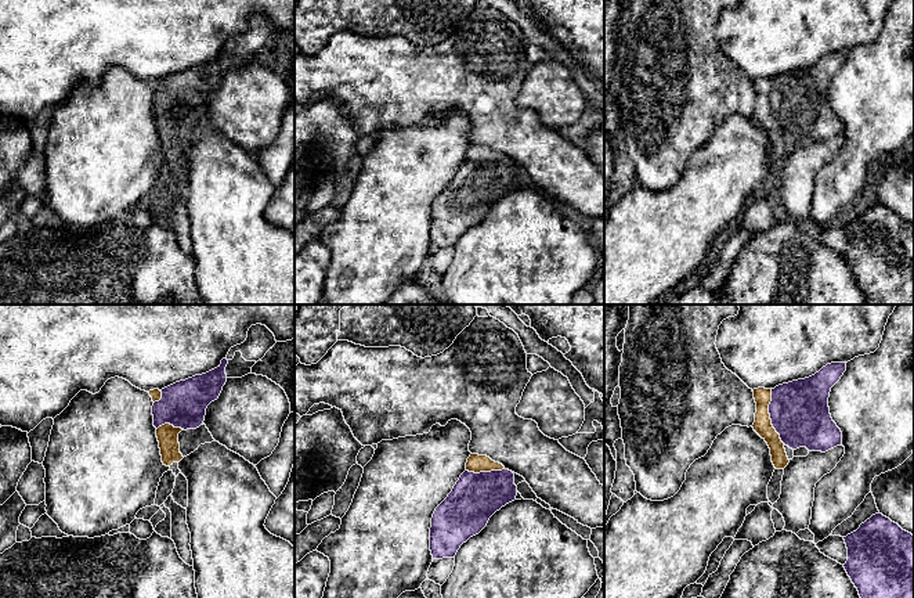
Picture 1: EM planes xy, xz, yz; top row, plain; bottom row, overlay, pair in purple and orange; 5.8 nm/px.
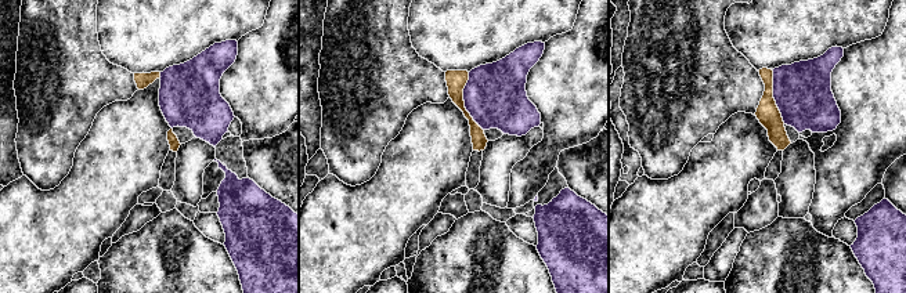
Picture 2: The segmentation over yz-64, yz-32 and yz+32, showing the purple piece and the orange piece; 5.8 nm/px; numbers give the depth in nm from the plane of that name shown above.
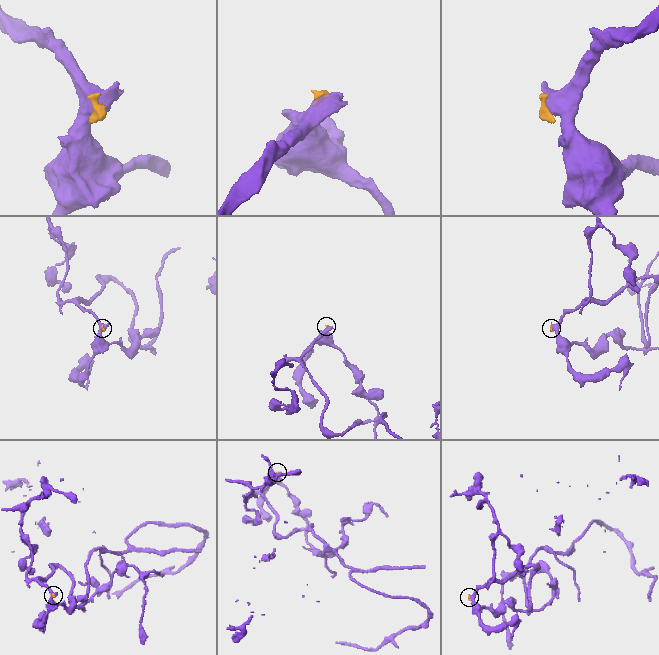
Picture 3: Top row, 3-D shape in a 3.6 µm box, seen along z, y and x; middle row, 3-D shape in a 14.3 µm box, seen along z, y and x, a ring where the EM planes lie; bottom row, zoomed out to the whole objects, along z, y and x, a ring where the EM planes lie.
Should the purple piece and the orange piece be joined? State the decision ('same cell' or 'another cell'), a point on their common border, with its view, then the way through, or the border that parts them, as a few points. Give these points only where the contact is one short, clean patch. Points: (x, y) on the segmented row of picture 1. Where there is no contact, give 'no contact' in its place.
same cell | yz (770, 417) | across yz (799, 413), (770, 417), (762, 425)

